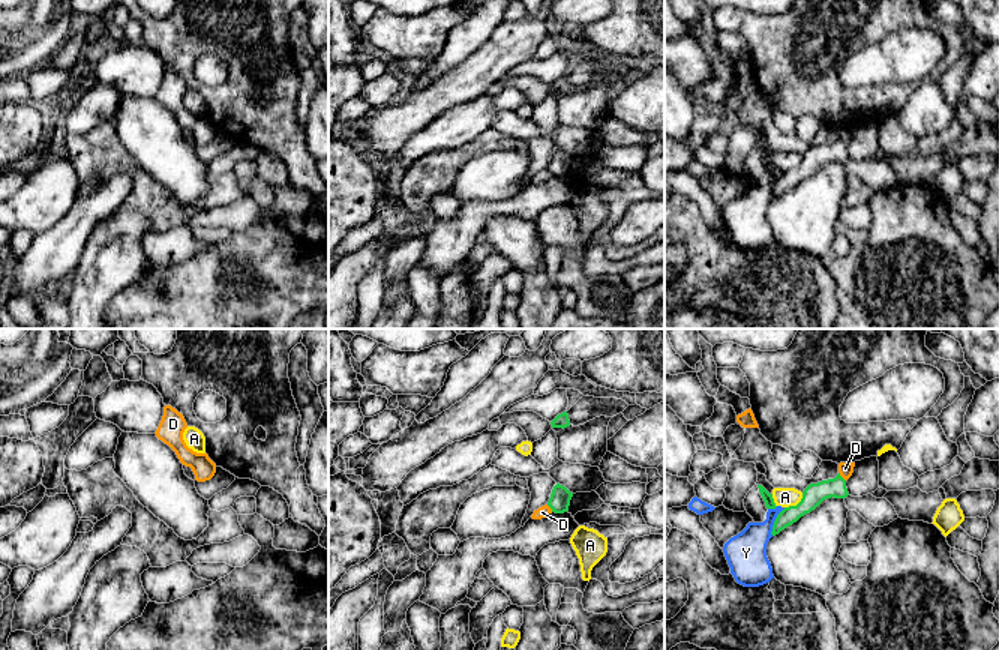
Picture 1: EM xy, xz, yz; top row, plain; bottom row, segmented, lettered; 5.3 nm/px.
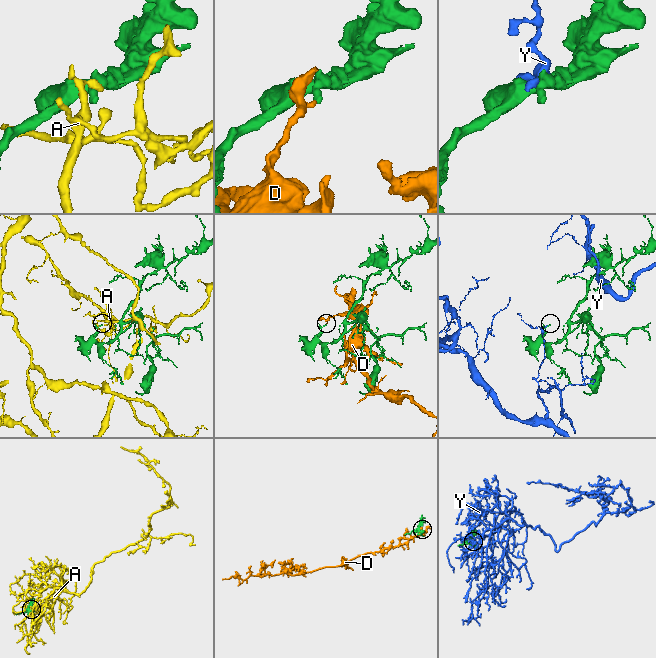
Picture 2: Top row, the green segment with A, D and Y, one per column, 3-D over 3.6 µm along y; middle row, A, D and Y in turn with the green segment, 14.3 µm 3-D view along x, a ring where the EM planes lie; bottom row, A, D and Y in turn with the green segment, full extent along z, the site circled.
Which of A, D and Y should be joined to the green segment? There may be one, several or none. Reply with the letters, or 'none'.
none

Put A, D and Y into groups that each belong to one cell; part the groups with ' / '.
A / D / Y

